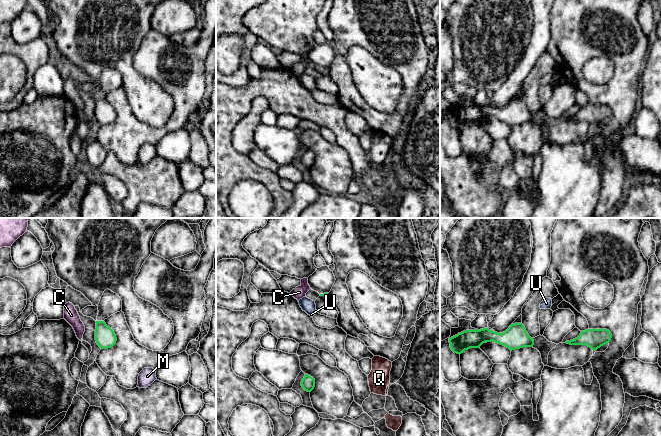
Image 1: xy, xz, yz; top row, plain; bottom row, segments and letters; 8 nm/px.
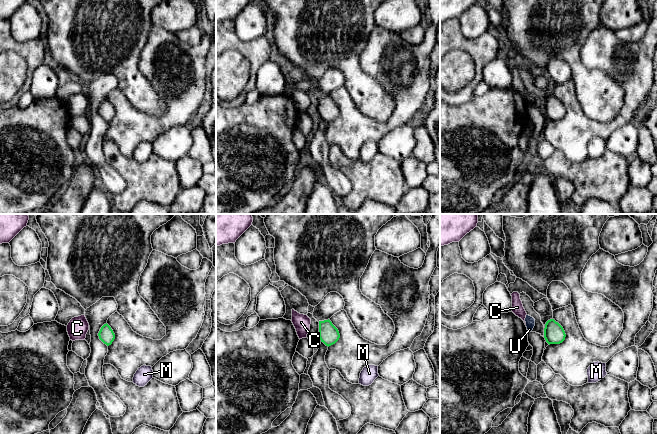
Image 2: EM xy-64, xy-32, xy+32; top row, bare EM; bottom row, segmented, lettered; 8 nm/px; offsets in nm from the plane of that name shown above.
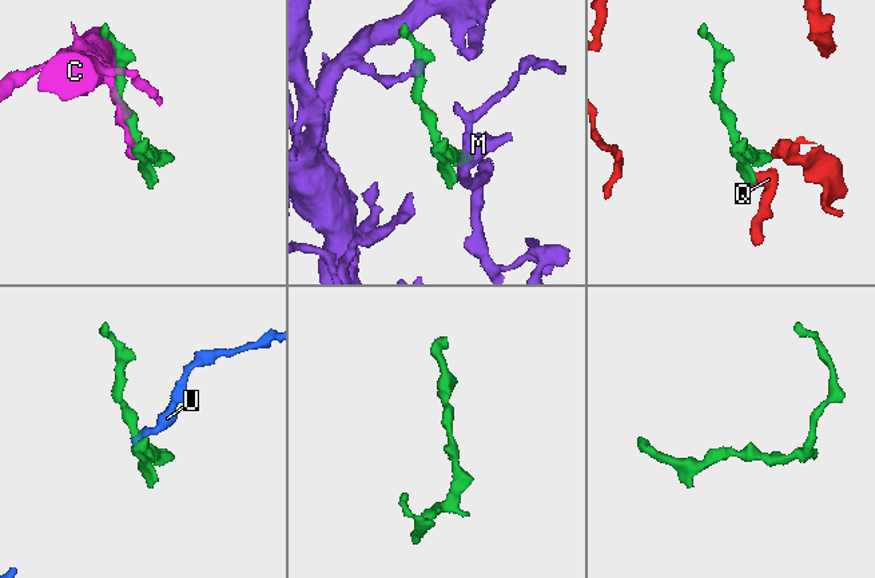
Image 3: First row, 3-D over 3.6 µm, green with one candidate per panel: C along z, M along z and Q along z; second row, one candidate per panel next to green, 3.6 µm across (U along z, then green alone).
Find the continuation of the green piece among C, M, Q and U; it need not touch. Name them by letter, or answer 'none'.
Q

